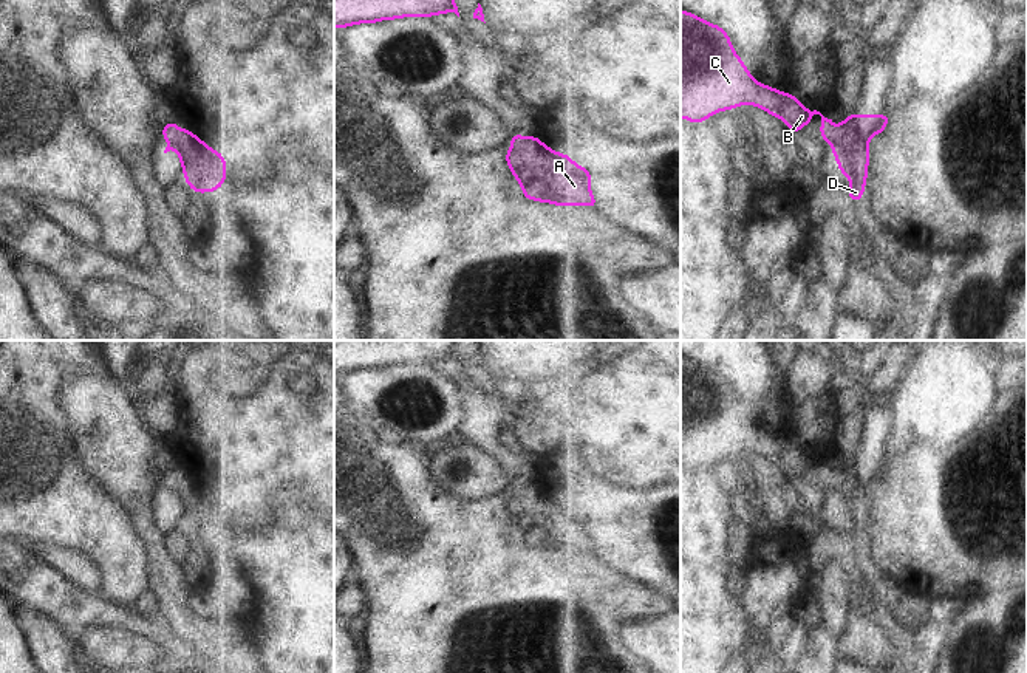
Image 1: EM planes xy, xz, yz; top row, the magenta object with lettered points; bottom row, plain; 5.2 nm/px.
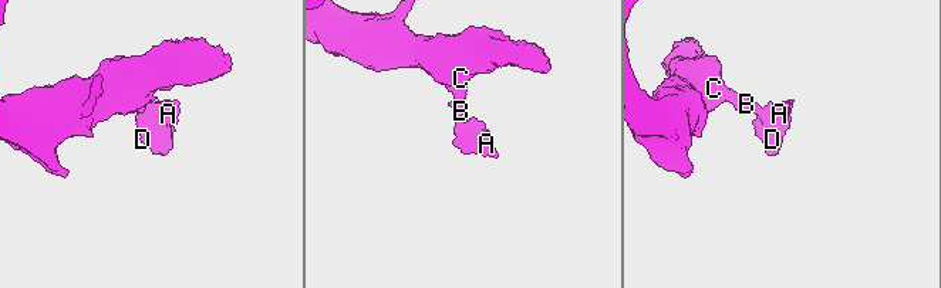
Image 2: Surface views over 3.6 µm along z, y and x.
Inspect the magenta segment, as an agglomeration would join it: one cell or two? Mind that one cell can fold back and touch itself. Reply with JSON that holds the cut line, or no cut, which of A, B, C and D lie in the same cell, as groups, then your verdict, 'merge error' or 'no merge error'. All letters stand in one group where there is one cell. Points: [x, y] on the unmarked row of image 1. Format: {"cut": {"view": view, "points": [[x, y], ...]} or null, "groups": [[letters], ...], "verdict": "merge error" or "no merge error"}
{"cut": null, "groups": [["A", "B", "C", "D"]], "verdict": "no merge error"}

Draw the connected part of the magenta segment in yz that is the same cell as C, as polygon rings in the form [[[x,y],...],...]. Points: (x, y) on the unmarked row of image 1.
[[[681,356],[681,464],[701,470],[716,458],[746,450],[780,464],[790,481],[820,461],[820,484],[831,489],[840,520],[851,526],[848,546],[860,549],[871,506],[869,486],[883,480],[891,461],[849,458],[848,466],[835,472],[820,458],[809,458],[795,441],[758,430],[724,374]]]

